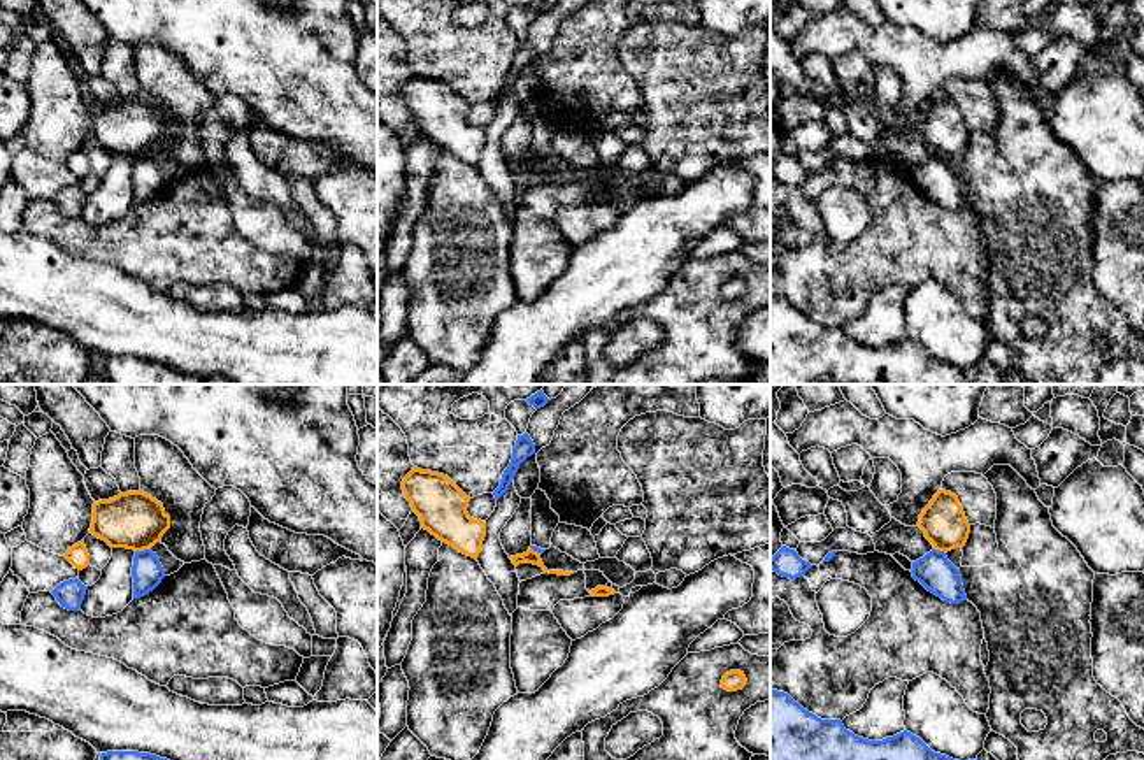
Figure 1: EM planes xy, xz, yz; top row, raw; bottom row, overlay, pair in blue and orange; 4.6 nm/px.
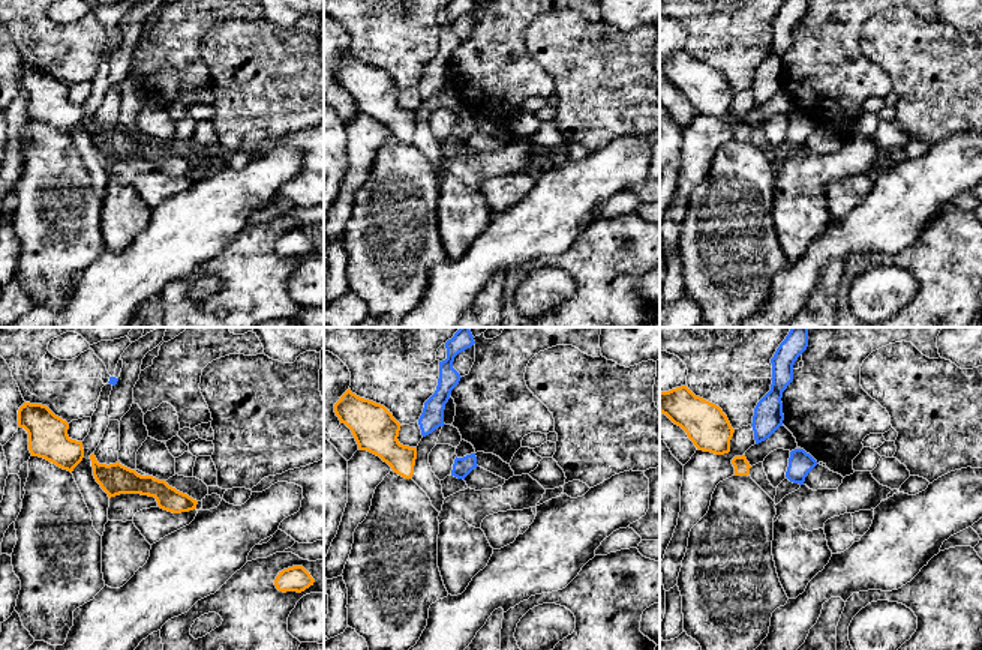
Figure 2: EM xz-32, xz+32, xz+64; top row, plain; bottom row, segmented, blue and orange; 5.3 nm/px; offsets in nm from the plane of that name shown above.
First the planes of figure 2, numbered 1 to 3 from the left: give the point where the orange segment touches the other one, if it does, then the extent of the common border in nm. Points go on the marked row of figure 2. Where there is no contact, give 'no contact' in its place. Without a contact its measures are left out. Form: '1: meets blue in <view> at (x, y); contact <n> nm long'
1: no contact
2: no contact
3: no contact

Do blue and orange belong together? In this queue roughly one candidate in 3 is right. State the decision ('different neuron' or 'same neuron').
different neuron

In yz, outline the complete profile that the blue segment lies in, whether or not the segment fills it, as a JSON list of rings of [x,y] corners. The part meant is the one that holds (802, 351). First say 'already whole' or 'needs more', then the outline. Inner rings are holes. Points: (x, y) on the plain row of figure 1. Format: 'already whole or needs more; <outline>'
needs more; [[[770,297],[770,384],[1004,384],[1005,376],[986,356],[976,367],[960,369],[932,358],[904,337],[883,348],[869,348],[846,337],[840,326],[821,326],[788,300]]]

